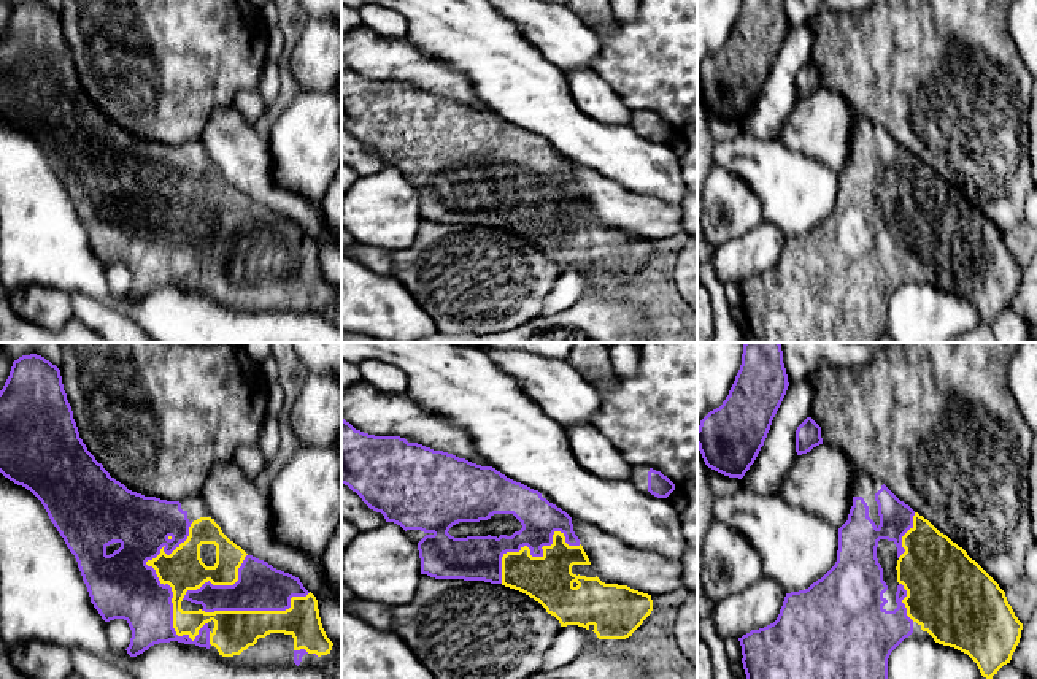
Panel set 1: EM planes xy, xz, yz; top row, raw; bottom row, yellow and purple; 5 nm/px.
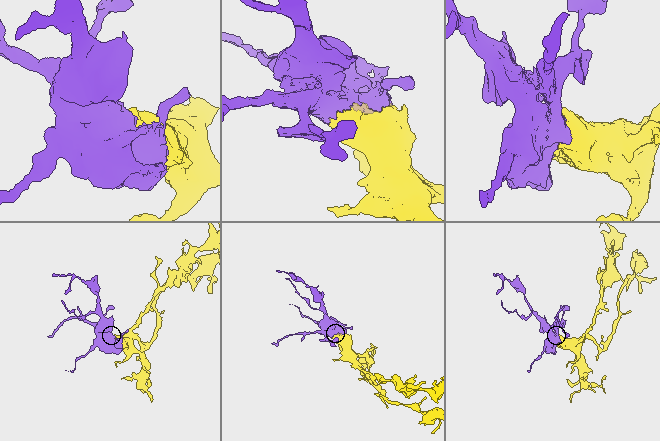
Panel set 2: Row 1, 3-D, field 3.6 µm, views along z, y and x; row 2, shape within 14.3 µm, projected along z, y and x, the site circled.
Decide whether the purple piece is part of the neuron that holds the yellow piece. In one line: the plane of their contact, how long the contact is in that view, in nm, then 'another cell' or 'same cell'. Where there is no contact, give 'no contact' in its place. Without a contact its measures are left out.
contact in xy; length 600 nm; same cell

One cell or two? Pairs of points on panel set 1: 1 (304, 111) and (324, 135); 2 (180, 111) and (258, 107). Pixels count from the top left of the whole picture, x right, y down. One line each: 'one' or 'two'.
1: one
2: two

